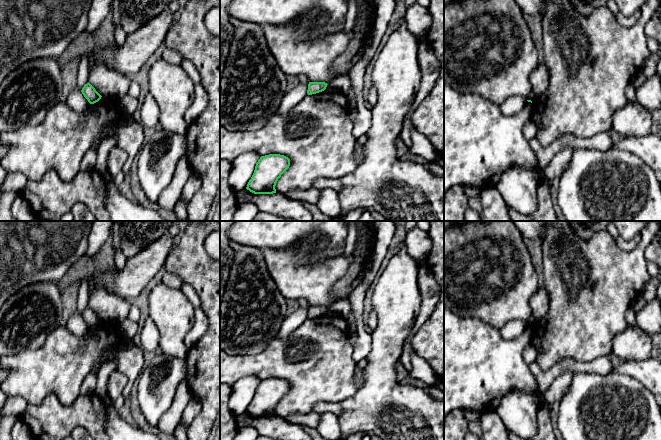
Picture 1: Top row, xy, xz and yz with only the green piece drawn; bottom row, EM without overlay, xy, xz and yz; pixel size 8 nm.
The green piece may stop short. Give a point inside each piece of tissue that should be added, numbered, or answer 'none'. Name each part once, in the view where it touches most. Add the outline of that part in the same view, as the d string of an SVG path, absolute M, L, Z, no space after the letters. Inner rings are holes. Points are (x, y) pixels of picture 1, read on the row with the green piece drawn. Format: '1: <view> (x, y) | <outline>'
none

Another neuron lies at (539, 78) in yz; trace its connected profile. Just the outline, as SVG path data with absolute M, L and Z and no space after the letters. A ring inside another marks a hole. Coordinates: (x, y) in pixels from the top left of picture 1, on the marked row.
M539 63L538 66L532 71L530 78L531 91L526 100L535 100L543 94L549 85L549 72L545 63Z

